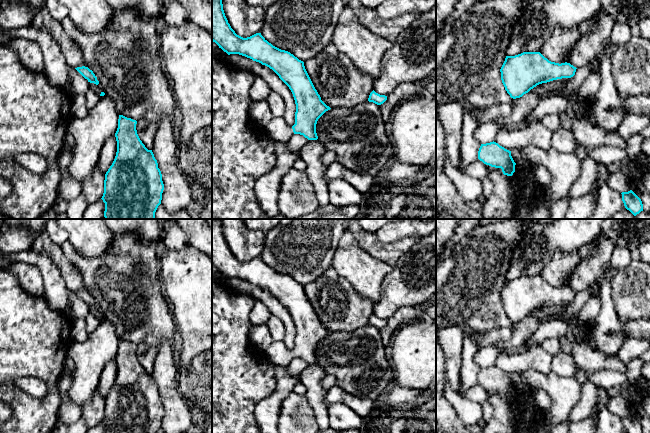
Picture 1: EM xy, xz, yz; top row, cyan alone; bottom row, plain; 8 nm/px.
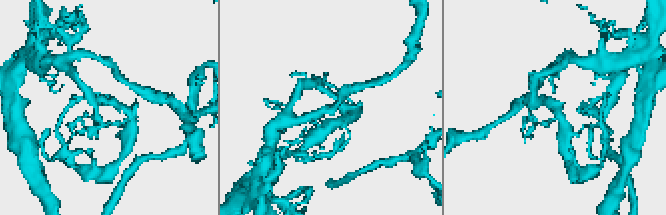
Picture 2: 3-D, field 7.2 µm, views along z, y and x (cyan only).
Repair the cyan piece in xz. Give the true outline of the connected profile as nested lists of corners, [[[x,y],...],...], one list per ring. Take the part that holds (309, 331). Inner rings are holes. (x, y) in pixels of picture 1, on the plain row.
[[[212,219],[212,265],[228,279],[239,278],[269,291],[291,314],[296,328],[295,348],[291,351],[285,346],[283,341],[273,341],[264,351],[264,356],[270,362],[275,366],[284,368],[287,368],[294,358],[303,359],[308,364],[318,363],[316,357],[317,345],[331,332],[321,324],[305,293],[303,285],[299,284],[290,276],[273,270],[261,257],[256,257],[247,262],[237,259],[225,240],[221,219]]]

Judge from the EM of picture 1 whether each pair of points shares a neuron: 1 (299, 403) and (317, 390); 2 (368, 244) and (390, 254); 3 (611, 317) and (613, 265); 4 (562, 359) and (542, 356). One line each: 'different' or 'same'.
1: different
2: same
3: same
4: different

